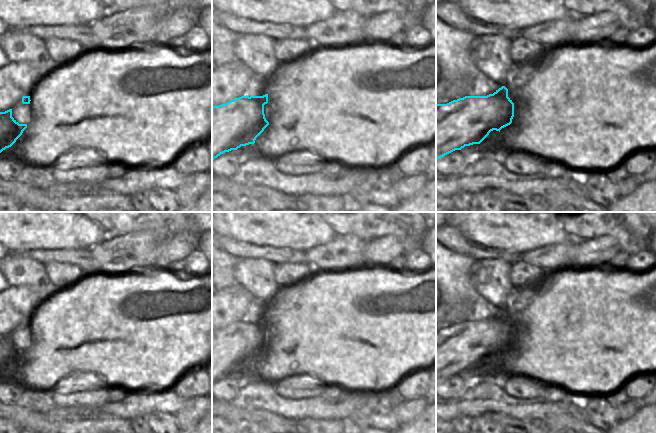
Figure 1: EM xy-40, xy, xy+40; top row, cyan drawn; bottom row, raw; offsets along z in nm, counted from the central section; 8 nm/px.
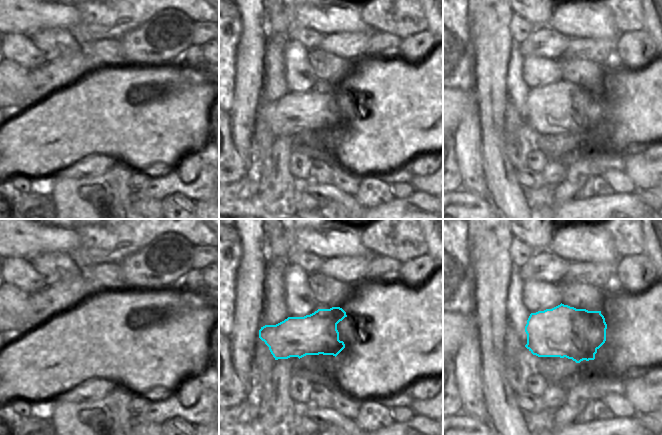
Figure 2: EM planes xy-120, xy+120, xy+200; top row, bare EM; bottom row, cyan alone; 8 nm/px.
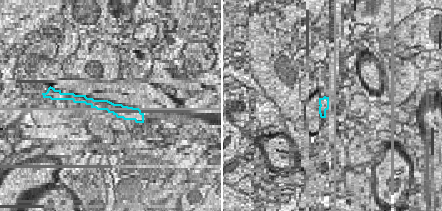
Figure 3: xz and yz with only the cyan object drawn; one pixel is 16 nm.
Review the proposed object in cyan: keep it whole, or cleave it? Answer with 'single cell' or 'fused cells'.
single cell

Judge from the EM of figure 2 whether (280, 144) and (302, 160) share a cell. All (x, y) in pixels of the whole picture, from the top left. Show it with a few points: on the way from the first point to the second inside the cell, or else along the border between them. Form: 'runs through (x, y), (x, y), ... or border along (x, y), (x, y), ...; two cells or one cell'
border along (299, 139), (289, 158), (292, 177); two cells

